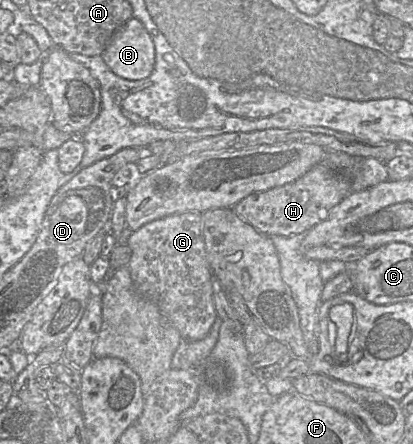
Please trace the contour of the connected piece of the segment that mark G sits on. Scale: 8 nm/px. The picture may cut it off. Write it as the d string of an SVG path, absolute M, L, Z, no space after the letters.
M191 211L153 220L138 230L132 231L126 244L131 249L128 268L137 292L160 307L176 326L183 339L187 341L203 339L217 319L217 313L213 299L215 277L207 260L202 213Z

